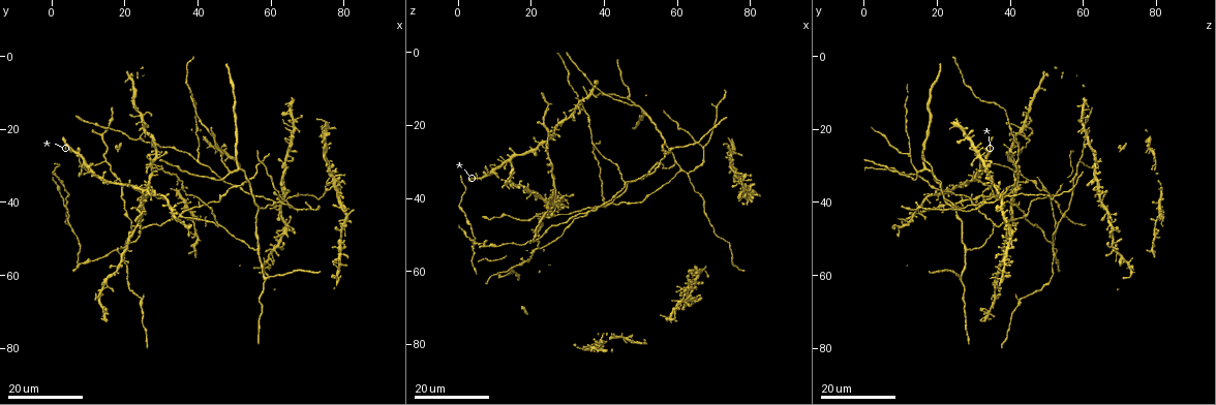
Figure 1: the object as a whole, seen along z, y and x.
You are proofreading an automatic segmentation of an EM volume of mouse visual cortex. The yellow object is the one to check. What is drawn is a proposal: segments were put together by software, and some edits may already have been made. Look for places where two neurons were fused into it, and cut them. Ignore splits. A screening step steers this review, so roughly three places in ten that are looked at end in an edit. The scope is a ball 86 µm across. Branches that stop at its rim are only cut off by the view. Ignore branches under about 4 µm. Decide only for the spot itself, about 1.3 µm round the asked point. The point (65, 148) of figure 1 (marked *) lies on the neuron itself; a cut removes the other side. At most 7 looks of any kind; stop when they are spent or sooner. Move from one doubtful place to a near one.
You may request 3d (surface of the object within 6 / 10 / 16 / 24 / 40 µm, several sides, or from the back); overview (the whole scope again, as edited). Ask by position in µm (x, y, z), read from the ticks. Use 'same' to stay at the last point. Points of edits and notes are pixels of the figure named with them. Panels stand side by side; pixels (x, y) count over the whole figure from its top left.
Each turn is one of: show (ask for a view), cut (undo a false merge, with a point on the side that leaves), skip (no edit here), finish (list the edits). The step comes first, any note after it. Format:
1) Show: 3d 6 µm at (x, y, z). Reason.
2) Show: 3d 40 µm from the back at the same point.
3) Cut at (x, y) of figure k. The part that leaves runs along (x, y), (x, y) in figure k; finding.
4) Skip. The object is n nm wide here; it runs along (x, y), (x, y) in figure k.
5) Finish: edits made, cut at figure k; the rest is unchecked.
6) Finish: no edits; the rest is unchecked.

Show: 3d 24 µm at (39.5, 28.5, 41.5). Arms part here.

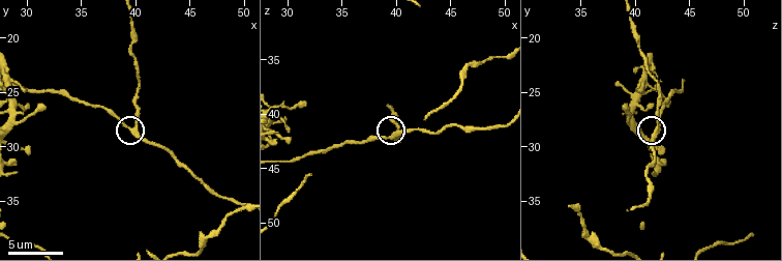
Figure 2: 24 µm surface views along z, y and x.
Show: 3d 6 µm at (40.0, 28.2, 41.8).

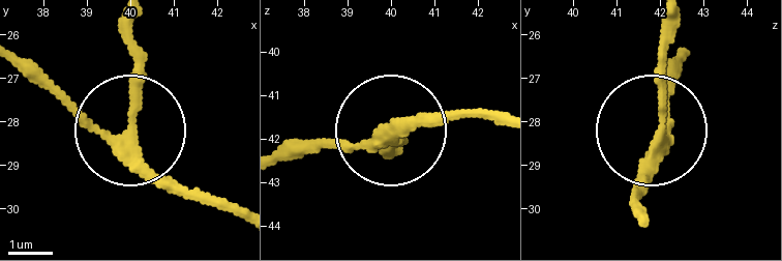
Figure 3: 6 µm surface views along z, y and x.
Skip. The object is 260 nm wide here; it runs along (22, 58), (88, 117), (121, 128), (132, 117), (132, 21) in figure 3; one neuron here.

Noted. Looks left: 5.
Show: 3d 24 µm at (61.5, 40.5, 31.5). Arms part here.

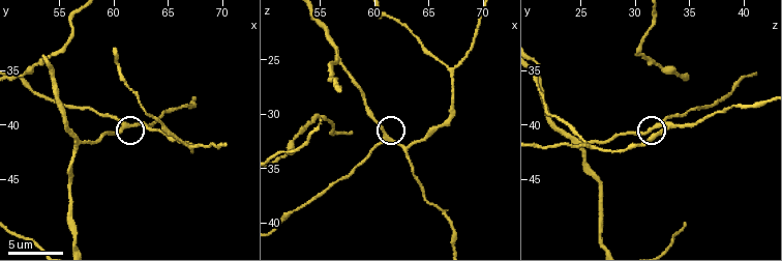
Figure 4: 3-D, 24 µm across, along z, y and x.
Show: 3d 10 µm at (61.2, 40.0, 32.2). Zoom in.

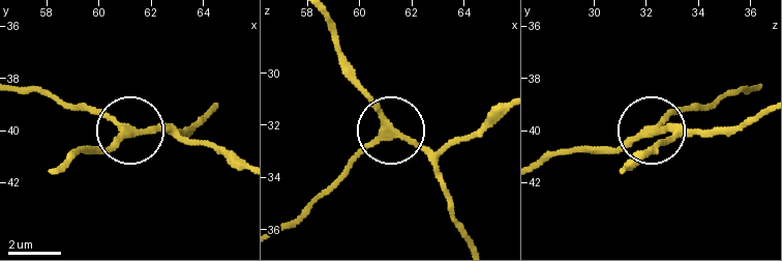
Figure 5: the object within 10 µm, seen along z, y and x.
Skip. 3 arms meet here; it runs along (755, 88), (686, 106), (655, 126), (703, 128) in figure 5; continuous, no second neuron.

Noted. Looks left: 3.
Show: 3d 10 µm at (56.4, 42.0, 25.0). Three-way junction.

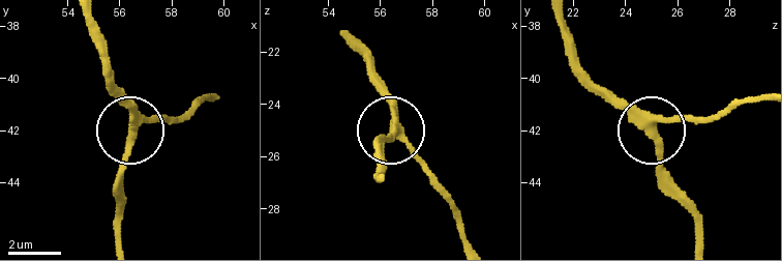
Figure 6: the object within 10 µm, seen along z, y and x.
Show: 3d 10 µm from the back at (56.5, 42.1, 25.0).

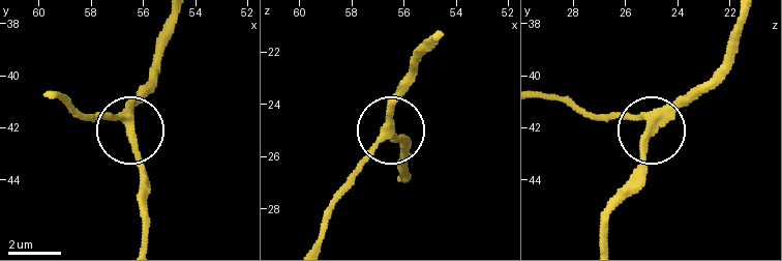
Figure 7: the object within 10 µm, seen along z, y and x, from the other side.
Skip. The side arm is 50 µm long; it runs along (542, 93), (596, 114), (629, 114), (656, 124), (693, 89) in figure 7; one neuron here.

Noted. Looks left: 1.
Finish: no edits; the rest is unchecked.

